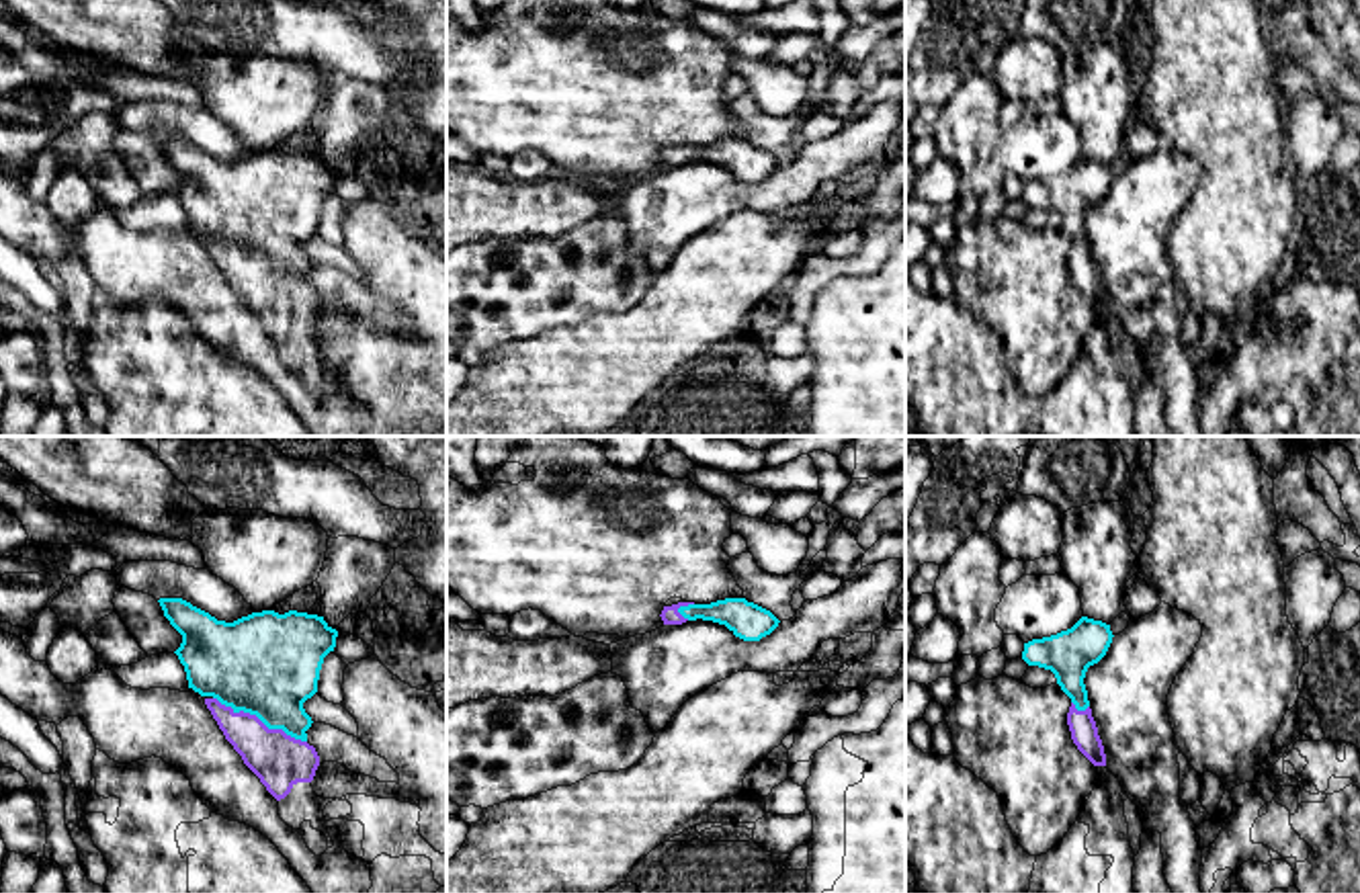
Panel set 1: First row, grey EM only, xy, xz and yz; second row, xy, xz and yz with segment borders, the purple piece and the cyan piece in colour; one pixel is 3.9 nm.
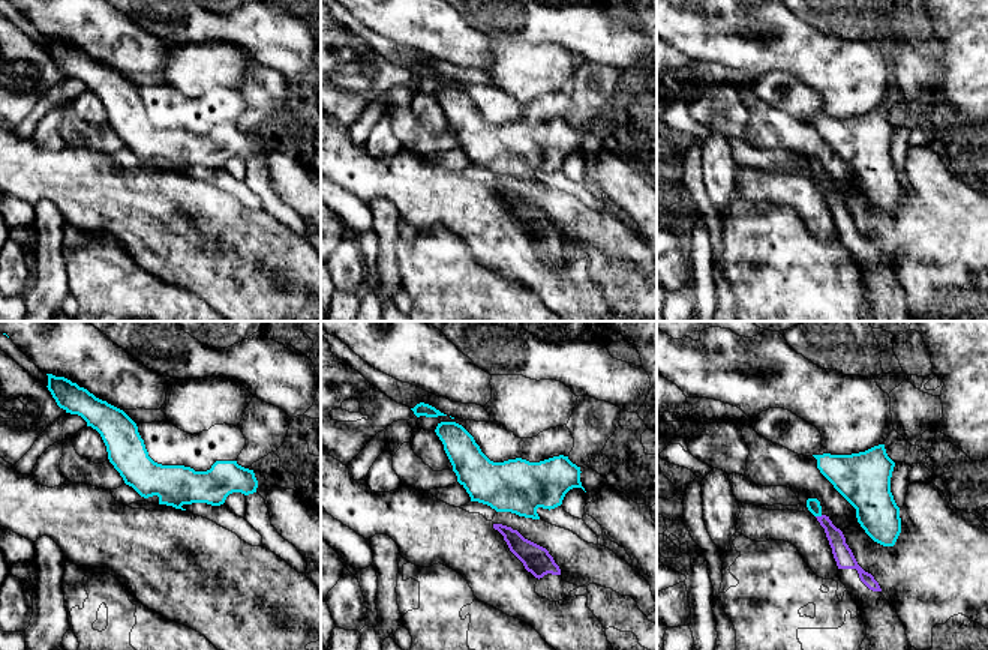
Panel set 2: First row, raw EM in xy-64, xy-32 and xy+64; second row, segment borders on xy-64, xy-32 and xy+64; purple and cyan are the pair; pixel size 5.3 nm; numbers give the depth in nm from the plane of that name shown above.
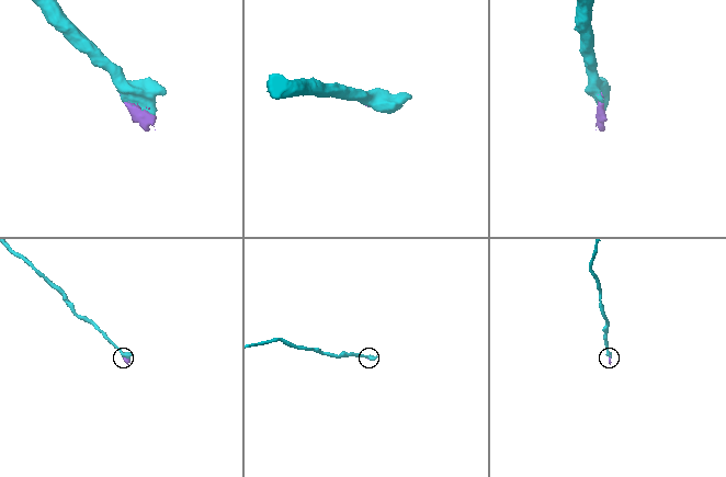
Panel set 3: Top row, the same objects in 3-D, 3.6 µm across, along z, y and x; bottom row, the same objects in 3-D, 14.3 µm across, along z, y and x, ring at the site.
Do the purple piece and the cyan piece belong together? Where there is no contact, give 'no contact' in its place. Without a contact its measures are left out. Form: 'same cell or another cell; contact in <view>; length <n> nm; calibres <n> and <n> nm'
same cell; contact in xy; length 400 nm; calibres 220 and 420 nm

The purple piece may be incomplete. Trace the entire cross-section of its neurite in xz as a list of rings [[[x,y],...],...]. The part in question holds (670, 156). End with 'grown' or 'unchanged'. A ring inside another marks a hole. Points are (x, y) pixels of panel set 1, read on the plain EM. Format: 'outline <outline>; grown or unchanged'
outline [[[725,139],[711,145],[678,143],[664,147],[664,166],[682,166],[686,162],[713,162],[725,166],[735,178],[743,182],[760,182],[778,168],[778,160],[746,139]]]; grown

